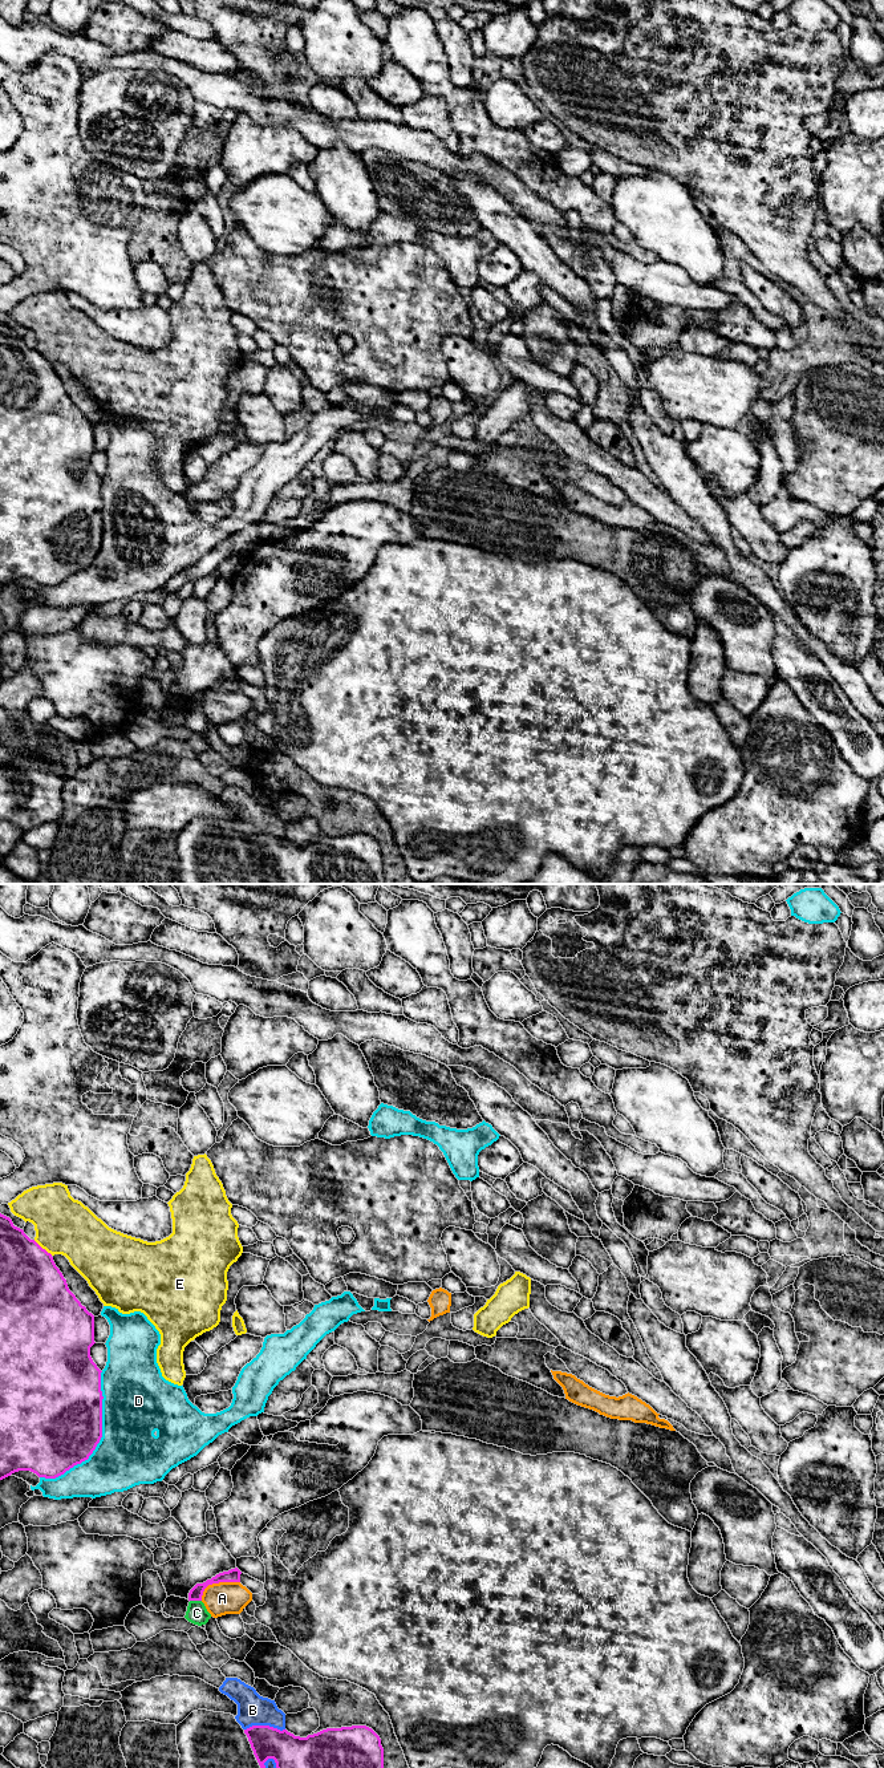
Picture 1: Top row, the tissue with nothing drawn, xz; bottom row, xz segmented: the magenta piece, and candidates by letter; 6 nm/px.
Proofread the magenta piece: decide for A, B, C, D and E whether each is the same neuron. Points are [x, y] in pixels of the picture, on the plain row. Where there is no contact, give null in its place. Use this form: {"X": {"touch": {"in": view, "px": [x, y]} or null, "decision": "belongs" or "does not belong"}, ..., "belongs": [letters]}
{"A": {"touch": {"in": "xz", "px": [217, 690]}, "decision": "does not belong"}, "B": {"touch": {"in": "xz", "px": [264, 834]}, "decision": "does not belong"}, "C": {"touch": {"in": "xz", "px": [195, 708]}, "decision": "does not belong"}, "D": {"touch": {"in": "xz", "px": [100, 547]}, "decision": "does not belong"}, "E": {"touch": {"in": "xz", "px": [41, 356]}, "decision": "does not belong"}, "belongs": []}

